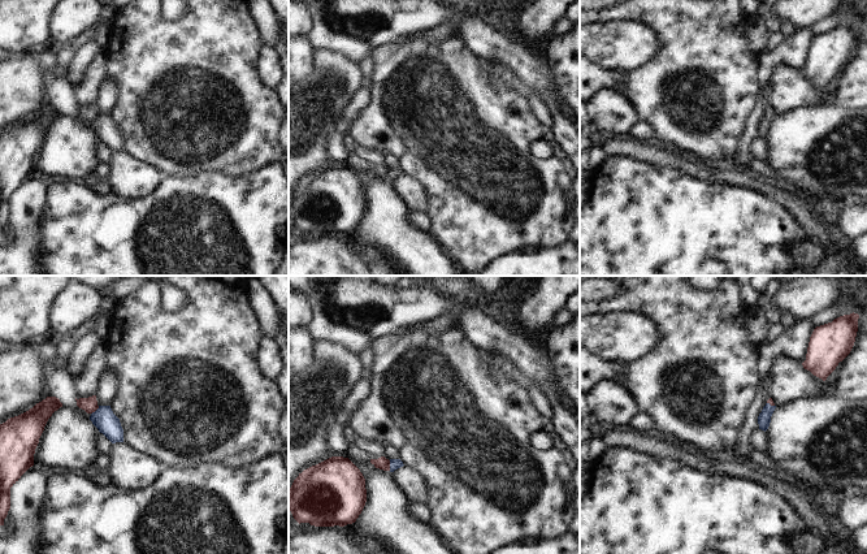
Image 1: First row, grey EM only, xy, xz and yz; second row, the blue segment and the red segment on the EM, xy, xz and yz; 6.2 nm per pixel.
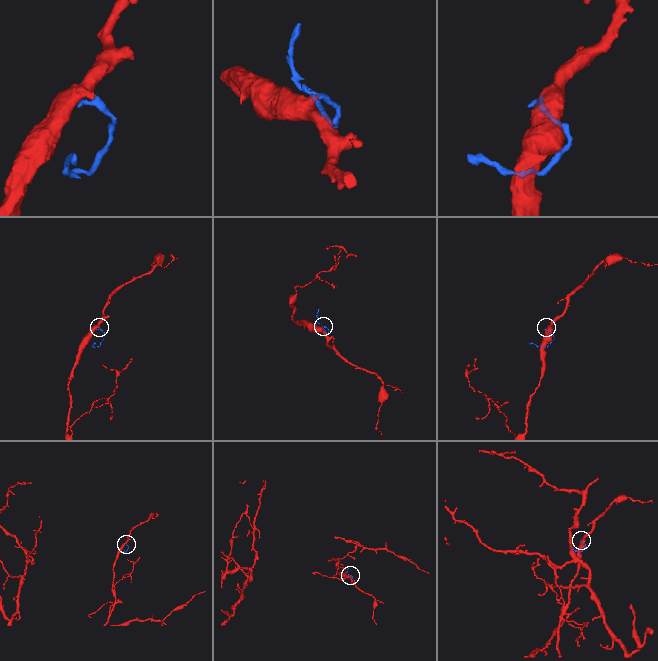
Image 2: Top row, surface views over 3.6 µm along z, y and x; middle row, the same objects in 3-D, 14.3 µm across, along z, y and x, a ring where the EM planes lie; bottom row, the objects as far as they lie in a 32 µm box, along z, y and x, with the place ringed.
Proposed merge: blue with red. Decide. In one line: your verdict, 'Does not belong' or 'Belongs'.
Belongs

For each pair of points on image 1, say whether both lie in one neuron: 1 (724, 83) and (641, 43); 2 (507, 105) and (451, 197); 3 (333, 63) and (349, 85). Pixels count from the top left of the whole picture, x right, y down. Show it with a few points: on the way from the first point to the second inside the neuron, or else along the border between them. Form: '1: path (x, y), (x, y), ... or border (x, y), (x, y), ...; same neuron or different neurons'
1: border (646, 24), (655, 34), (658, 50), (632, 69); different neurons
2: path (495, 128), (473, 150), (473, 174); same neuron
3: path (333, 68), (343, 79); same neuron

